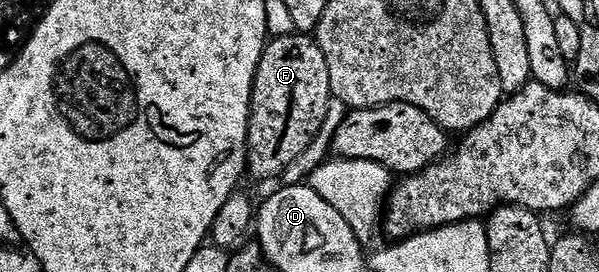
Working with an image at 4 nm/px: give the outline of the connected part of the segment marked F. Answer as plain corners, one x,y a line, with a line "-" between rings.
296,32
271,38
263,48
251,89
251,115
247,129
247,168
250,177
260,178
263,182
270,178
279,180
285,170
309,148
310,142
322,129
332,97
329,64
325,60
325,52
321,52
314,37

